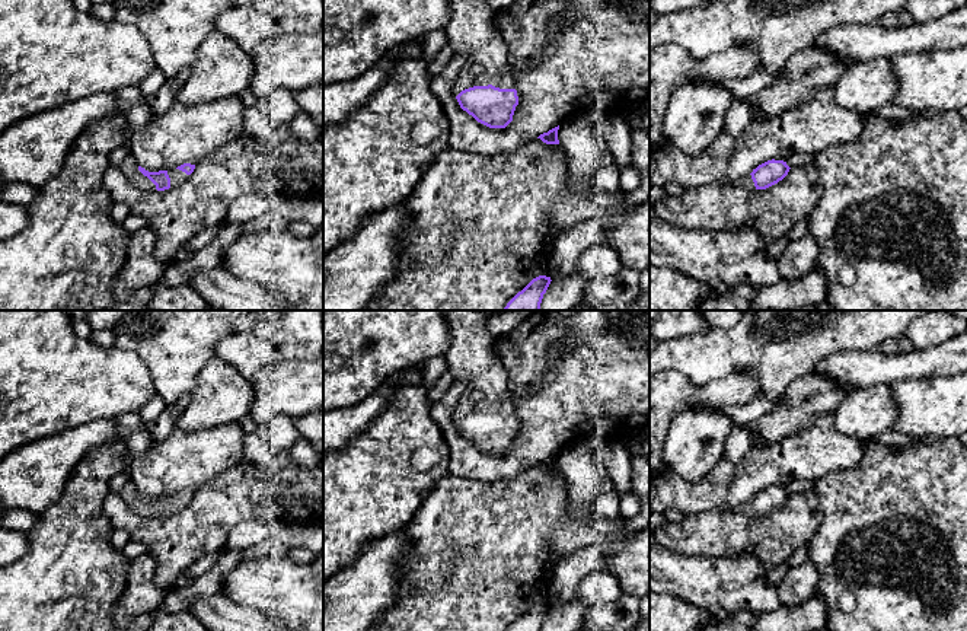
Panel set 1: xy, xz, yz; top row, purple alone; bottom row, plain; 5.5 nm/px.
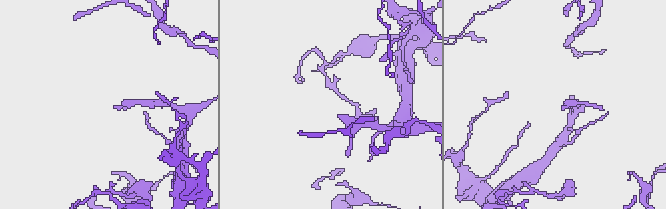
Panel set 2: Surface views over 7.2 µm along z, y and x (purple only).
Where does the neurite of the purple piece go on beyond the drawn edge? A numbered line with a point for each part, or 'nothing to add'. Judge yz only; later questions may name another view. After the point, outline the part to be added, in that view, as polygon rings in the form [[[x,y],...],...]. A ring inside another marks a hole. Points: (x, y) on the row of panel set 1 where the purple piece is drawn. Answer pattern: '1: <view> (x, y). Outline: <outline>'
1: yz (669, 165). Outline: [[[724,133],[698,156],[687,156],[676,146],[650,153],[650,185],[663,187],[676,182],[684,188],[696,184],[733,182],[744,189],[754,191],[751,175],[731,181],[728,159],[734,150],[735,137]]]

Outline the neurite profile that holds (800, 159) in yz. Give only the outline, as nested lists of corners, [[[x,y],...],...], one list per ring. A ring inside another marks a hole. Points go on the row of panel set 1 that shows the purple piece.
[[[794,153],[791,157],[788,157],[786,165],[789,168],[802,168],[802,166],[810,166],[816,163],[816,154],[813,153]]]

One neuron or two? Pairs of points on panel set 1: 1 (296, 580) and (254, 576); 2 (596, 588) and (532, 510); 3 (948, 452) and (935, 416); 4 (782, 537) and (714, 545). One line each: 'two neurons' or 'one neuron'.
1: one neuron
2: two neurons
3: two neurons
4: one neuron

